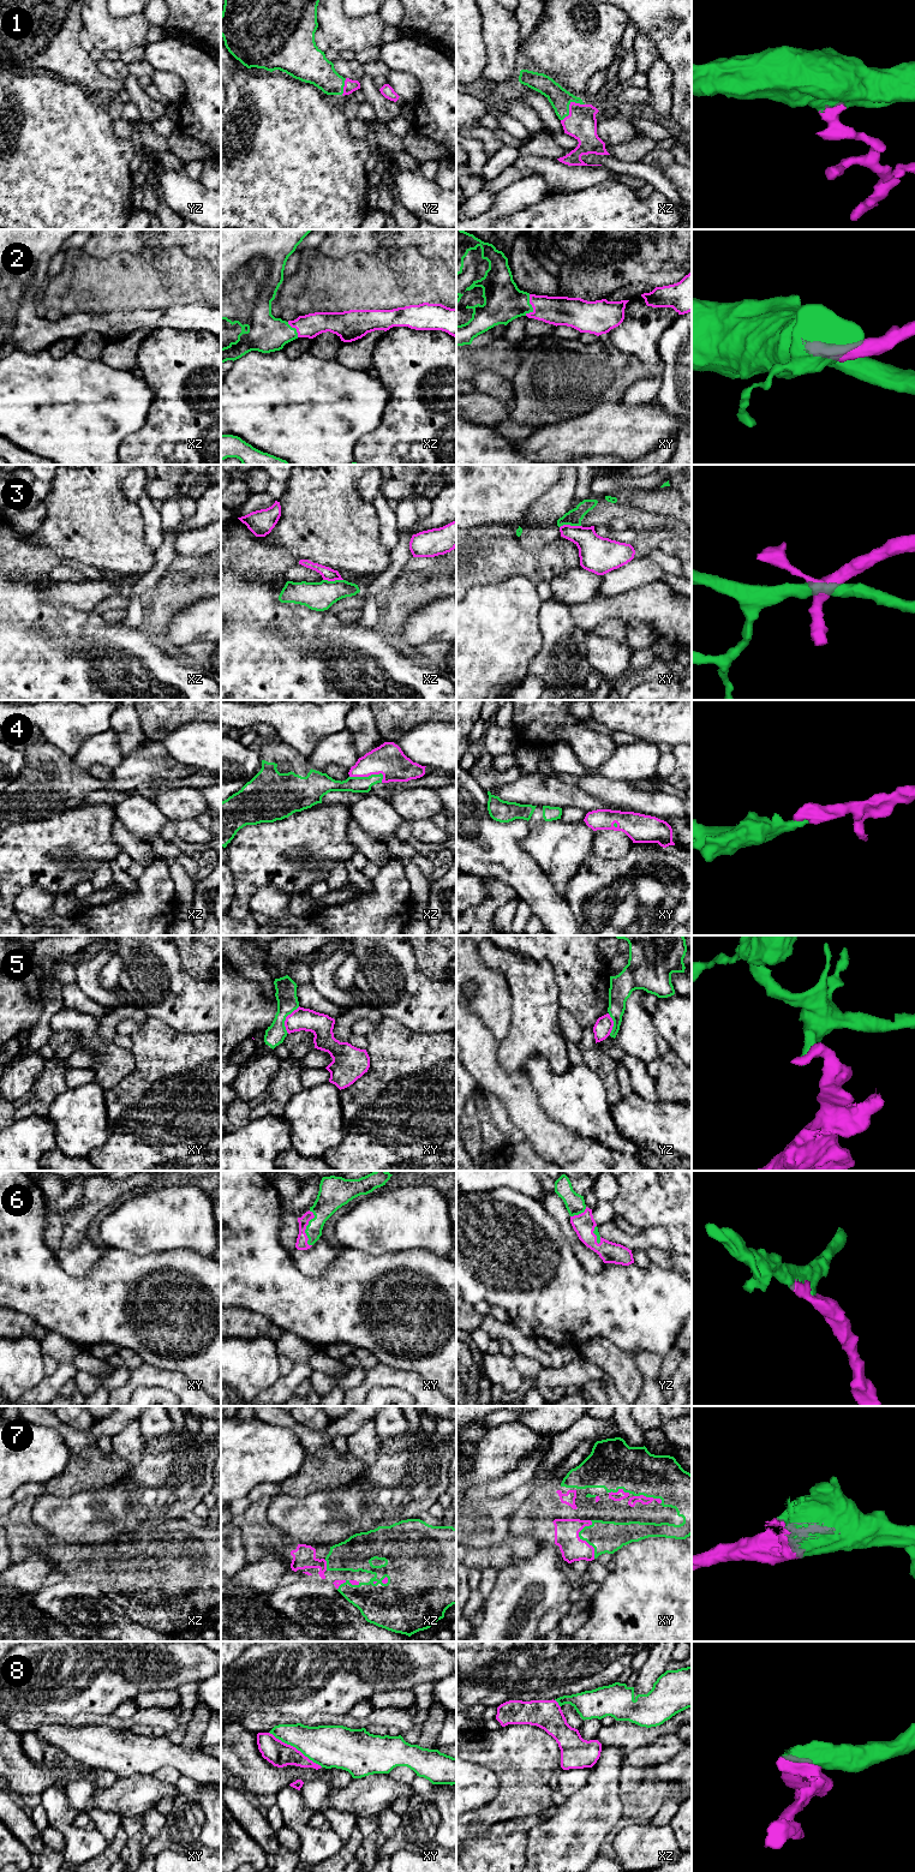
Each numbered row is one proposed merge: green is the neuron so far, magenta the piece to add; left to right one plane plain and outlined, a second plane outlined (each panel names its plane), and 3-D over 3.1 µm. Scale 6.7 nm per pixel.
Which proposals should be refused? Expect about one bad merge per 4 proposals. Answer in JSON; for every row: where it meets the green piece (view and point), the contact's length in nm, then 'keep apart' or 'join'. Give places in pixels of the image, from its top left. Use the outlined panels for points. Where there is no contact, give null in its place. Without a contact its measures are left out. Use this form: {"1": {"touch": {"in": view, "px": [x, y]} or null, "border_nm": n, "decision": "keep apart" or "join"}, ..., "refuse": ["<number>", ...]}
{"1": {"touch": {"in": "xz", "px": [568, 106]}, "border_nm": 200, "decision": "join"}, "2": {"touch": {"in": "xy", "px": [531, 306]}, "border_nm": 150, "decision": "join"}, "3": {"touch": {"in": "xy", "px": [569, 524]}, "border_nm": 140, "decision": "keep apart"}, "4": {"touch": {"in": "xz", "px": [366, 777]}, "border_nm": 240, "decision": "join"}, "5": {"touch": {"in": "xy", "px": [285, 1018]}, "border_nm": 200, "decision": "keep apart"}, "6": {"touch": {"in": "xy", "px": [306, 1228]}, "border_nm": 240, "decision": "join"}, "7": {"touch": {"in": "xy", "px": [582, 1539]}, "border_nm": 260, "decision": "join"}, "8": {"touch": {"in": "xy", "px": [295, 1747]}, "border_nm": 420, "decision": "keep apart"}, "refuse": ["3", "5", "8"]}

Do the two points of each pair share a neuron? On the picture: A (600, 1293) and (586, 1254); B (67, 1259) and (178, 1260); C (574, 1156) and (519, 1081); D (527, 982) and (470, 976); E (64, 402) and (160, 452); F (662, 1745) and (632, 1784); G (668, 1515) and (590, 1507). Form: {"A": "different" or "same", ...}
{"A": "different", "B": "different", "C": "same", "D": "different", "E": "different", "F": "same", "G": "same"}

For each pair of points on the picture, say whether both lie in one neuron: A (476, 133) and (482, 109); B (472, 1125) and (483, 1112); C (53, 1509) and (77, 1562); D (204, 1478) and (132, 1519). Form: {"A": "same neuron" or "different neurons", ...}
{"A": "different neurons", "B": "different neurons", "C": "different neurons", "D": "same neuron"}

